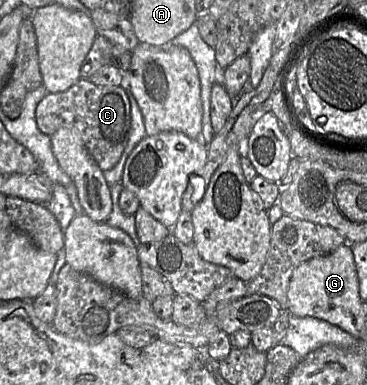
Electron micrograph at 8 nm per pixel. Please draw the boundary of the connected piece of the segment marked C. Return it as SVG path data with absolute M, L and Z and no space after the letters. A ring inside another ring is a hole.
M83 78L64 92L47 94L38 104L35 117L40 131L49 136L63 127L78 133L103 172L119 162L131 128L131 106L125 90L121 86L98 86Z

